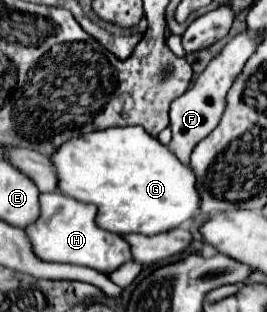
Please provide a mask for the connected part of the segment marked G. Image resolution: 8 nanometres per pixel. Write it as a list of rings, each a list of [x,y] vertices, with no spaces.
[[[141,126],[127,128],[107,128],[101,132],[91,132],[77,140],[63,144],[51,160],[57,168],[59,190],[79,202],[89,202],[99,208],[97,224],[109,232],[117,234],[161,234],[179,228],[183,222],[193,220],[195,212],[201,208],[201,194],[197,190],[197,176],[191,166],[183,164],[167,146],[163,146],[155,136],[151,136]]]

